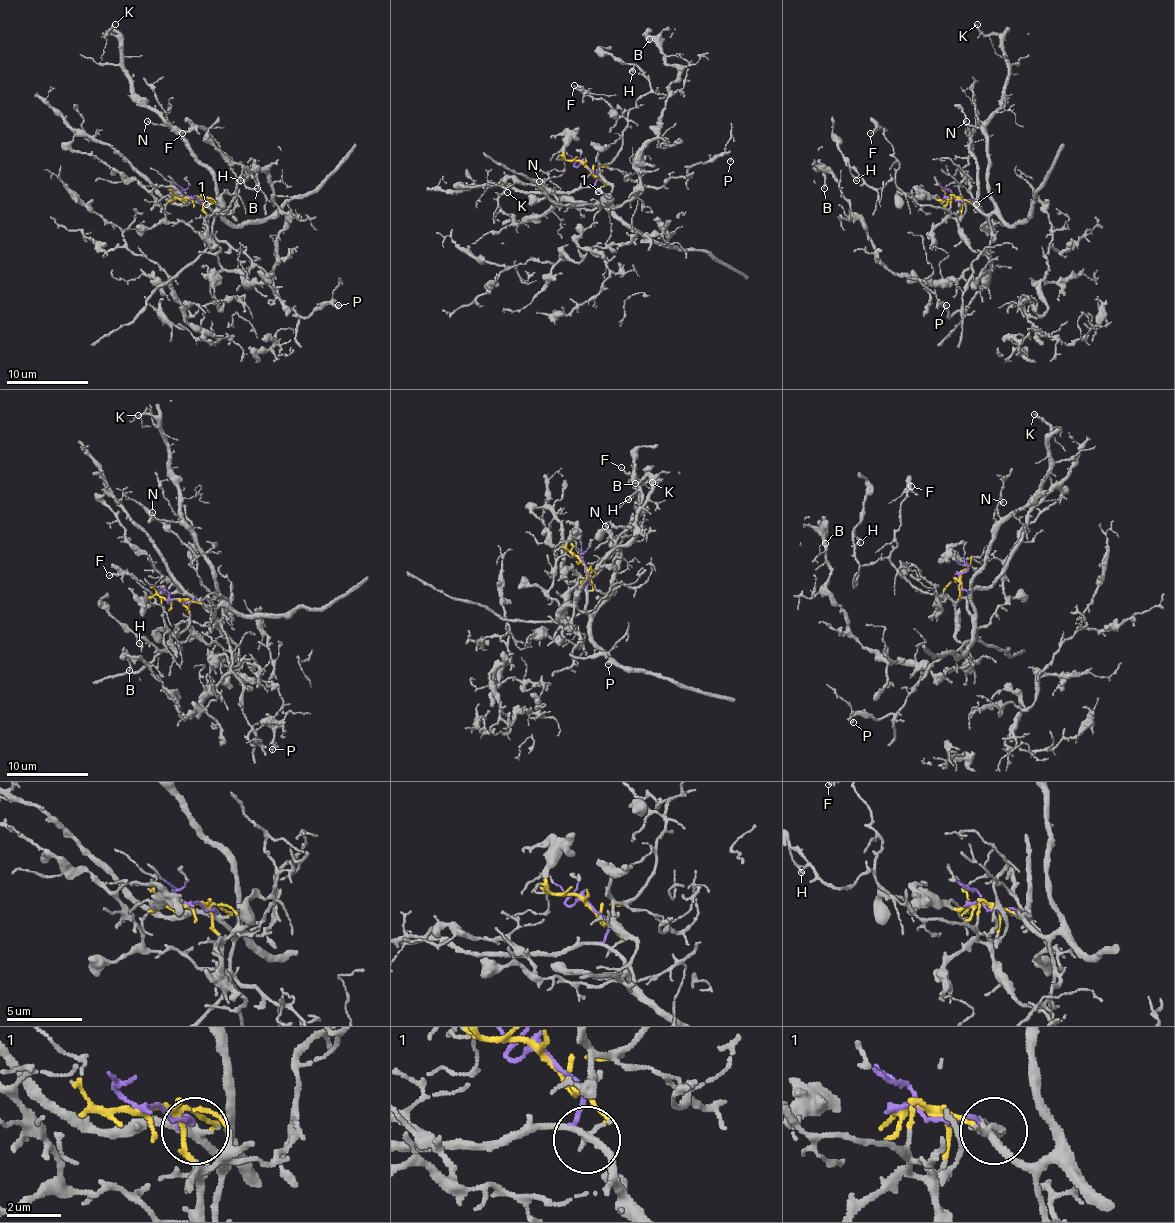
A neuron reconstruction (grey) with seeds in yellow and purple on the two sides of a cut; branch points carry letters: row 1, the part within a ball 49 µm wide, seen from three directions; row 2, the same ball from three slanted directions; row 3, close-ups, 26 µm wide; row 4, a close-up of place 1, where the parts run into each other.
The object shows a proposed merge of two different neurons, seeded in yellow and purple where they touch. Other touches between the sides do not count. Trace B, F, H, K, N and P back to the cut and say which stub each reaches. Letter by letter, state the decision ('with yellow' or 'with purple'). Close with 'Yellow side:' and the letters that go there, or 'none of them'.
B: with yellow
F: with yellow
H: with yellow
K: with purple
N: with purple
P: with yellow
Yellow side: B, F, H, P

